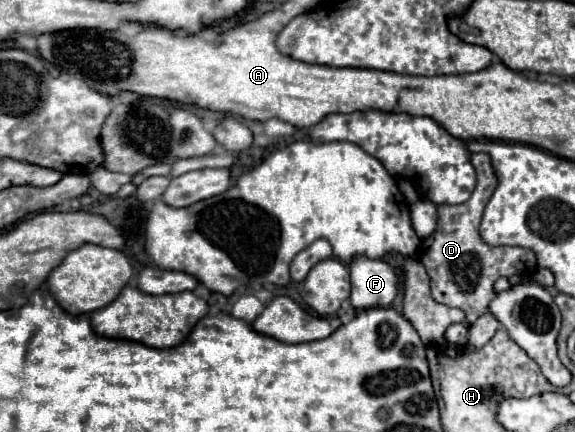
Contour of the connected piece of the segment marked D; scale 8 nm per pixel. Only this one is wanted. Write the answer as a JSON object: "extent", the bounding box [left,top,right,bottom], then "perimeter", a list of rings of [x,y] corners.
{"extent":[418,153,538,323],"perimeter":[[[474,153],[472,165],[478,175],[478,185],[472,197],[460,205],[438,205],[438,229],[434,235],[424,239],[418,249],[418,259],[426,267],[426,273],[430,277],[432,299],[436,303],[462,309],[466,313],[468,323],[474,323],[480,315],[488,311],[488,303],[496,295],[494,281],[498,277],[520,275],[520,265],[522,265],[522,271],[526,271],[526,277],[532,275],[532,267],[534,271],[538,269],[536,257],[530,249],[490,247],[480,239],[480,233],[478,233],[480,219],[492,191],[498,185],[498,179],[494,175],[490,157],[486,153]]]}

